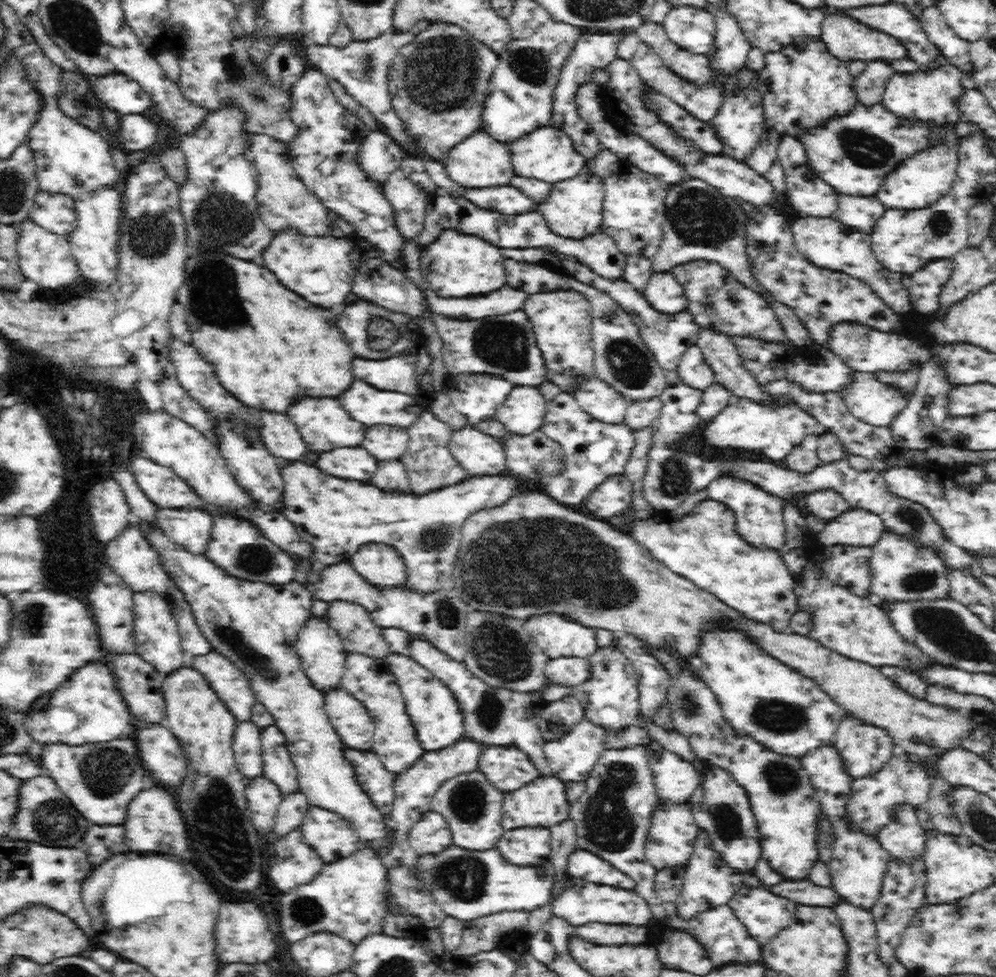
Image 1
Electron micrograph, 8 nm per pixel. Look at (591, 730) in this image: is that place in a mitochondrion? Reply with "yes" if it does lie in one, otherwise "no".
no

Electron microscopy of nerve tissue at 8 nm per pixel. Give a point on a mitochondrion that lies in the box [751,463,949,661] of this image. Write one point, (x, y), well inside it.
(913, 520)

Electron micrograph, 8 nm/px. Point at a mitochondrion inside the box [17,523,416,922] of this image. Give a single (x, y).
(114, 768)

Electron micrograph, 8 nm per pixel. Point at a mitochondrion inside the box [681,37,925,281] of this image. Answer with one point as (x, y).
(868, 150)

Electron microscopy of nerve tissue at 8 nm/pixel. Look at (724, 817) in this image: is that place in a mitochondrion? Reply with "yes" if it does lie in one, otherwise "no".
yes

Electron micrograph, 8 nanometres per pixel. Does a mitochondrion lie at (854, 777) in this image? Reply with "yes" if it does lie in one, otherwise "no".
no

